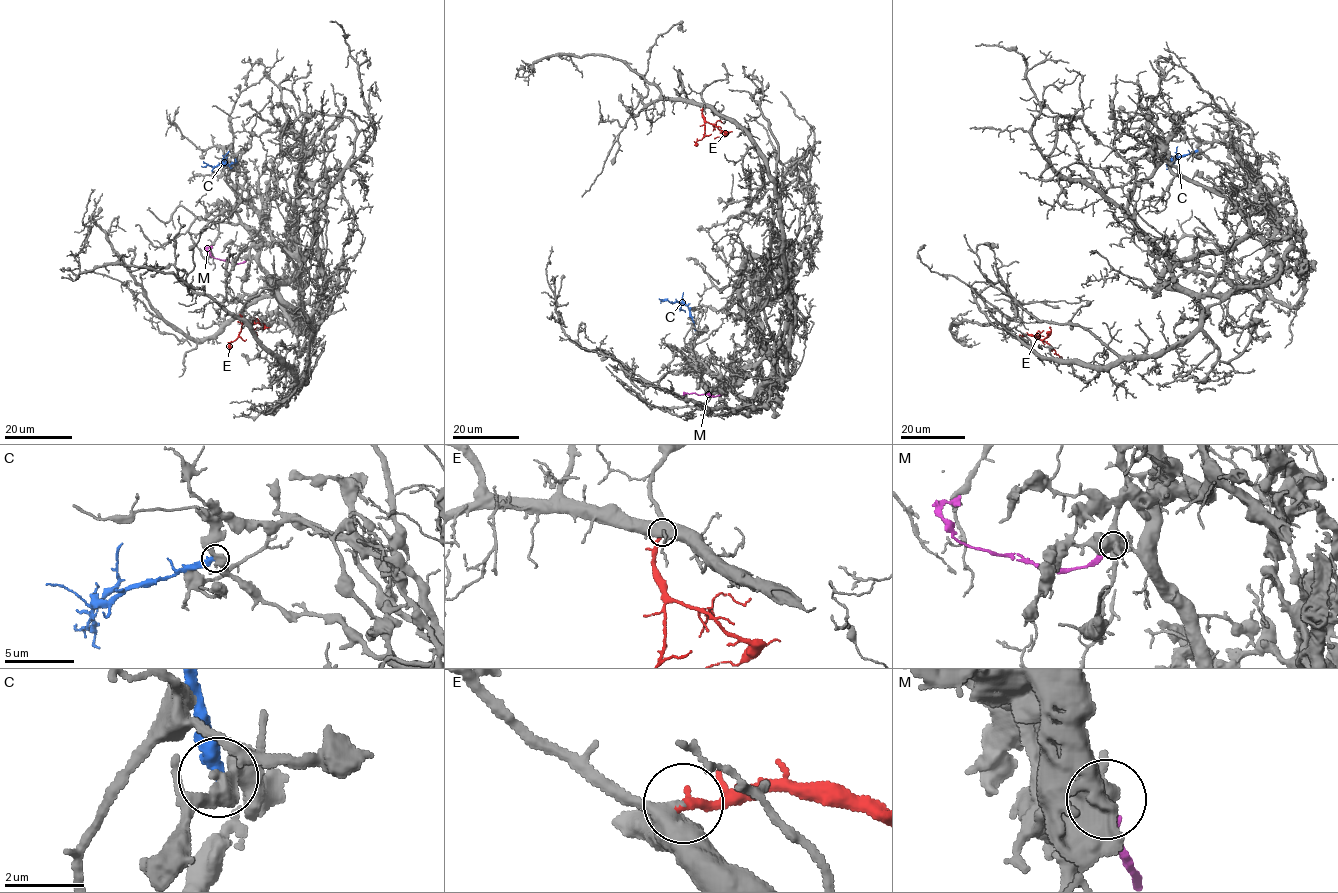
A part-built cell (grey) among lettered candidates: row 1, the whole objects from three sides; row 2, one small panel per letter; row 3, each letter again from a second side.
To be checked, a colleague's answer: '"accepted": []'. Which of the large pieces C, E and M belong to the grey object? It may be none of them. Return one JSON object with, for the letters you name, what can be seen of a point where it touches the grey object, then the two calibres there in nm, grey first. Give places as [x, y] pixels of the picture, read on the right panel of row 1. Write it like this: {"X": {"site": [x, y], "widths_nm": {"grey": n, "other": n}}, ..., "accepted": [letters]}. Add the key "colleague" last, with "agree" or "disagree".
{"E": {"site": [1019, 336], "widths_nm": {"grey": 400, "other": 280}}, "accepted": ["E"], "colleague": "disagree"}

